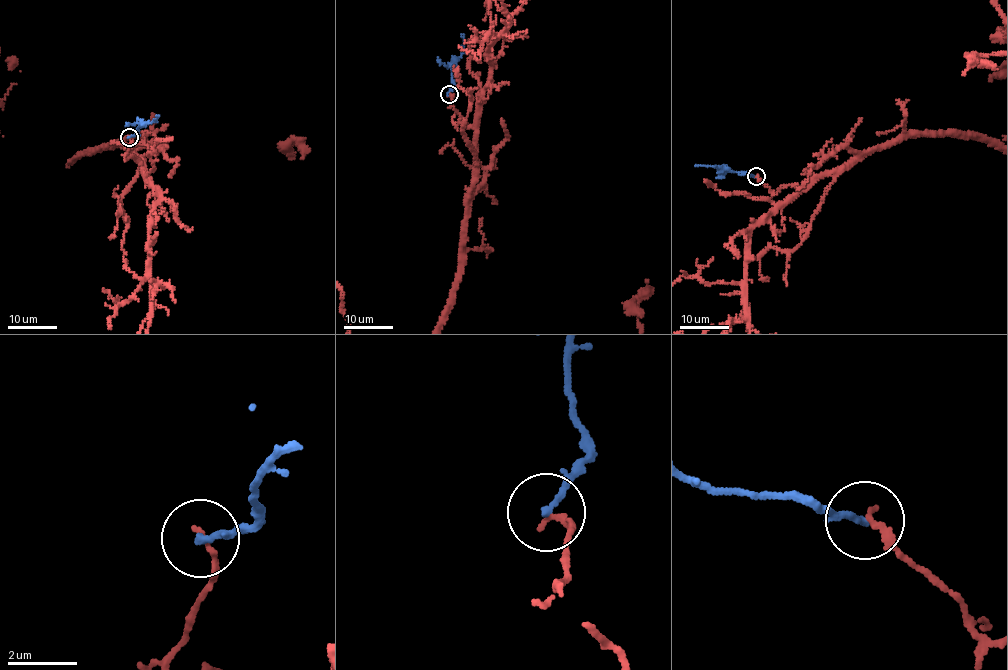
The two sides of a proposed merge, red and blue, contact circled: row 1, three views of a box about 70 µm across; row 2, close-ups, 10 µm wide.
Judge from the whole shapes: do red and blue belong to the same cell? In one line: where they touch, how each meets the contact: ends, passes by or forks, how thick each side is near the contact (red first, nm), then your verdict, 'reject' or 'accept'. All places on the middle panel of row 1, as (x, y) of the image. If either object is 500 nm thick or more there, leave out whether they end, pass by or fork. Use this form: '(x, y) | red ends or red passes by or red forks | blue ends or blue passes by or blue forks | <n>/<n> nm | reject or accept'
(449, 94) | red ends | blue ends | 180/190 nm | reject

